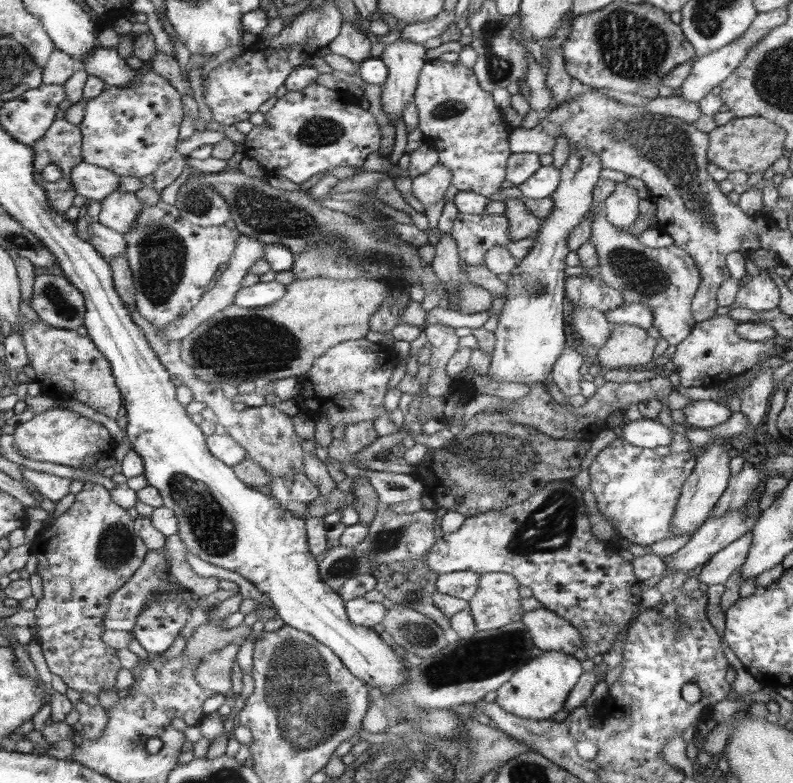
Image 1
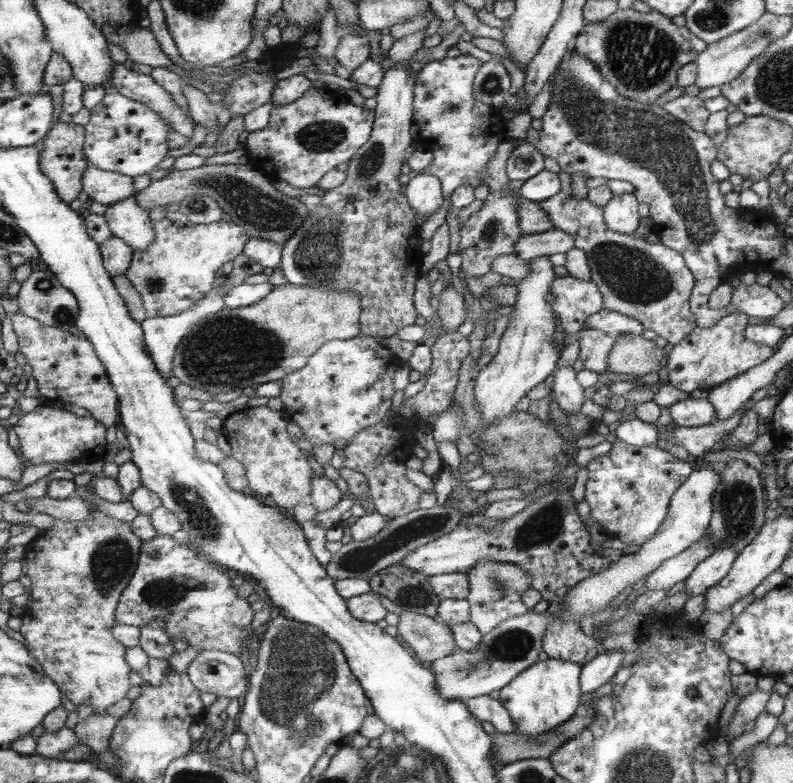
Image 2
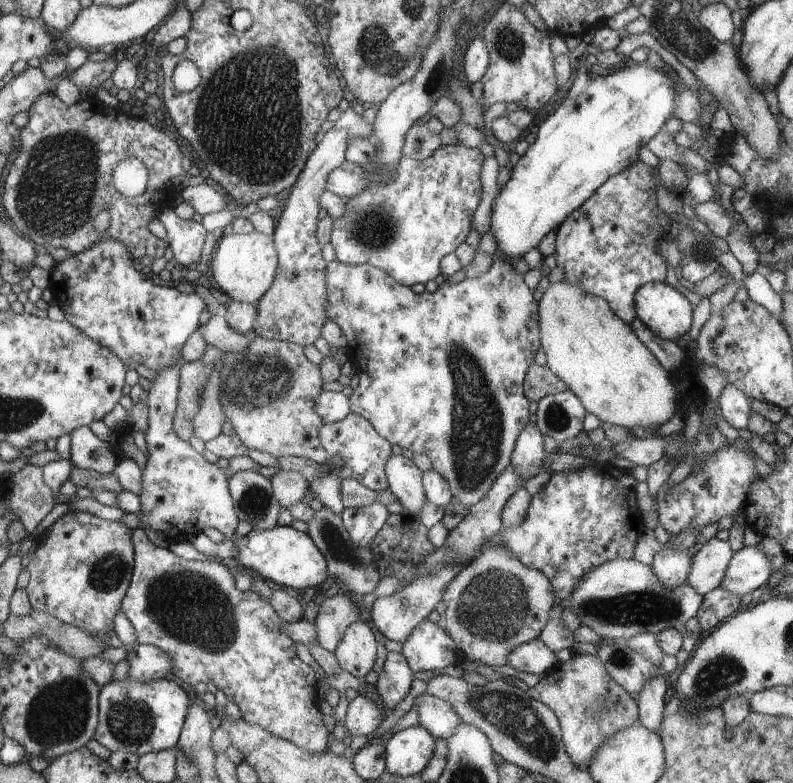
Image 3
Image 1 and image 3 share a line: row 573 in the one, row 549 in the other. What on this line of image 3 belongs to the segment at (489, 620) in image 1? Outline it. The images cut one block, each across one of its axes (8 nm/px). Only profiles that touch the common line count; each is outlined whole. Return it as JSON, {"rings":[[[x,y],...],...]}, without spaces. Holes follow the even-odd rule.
{"rings":[[[503,547],[474,557],[447,584],[442,600],[446,604],[446,628],[460,655],[492,669],[508,665],[514,650],[539,639],[557,603],[549,578],[521,564]]]}

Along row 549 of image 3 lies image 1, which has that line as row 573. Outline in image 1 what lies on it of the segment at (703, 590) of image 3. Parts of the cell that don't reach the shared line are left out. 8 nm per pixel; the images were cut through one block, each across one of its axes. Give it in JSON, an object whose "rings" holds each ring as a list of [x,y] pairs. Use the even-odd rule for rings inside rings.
{"rings":[[[746,533],[738,541],[720,550],[700,572],[698,580],[708,586],[724,585],[736,569],[744,565],[752,543],[752,533]]]}

